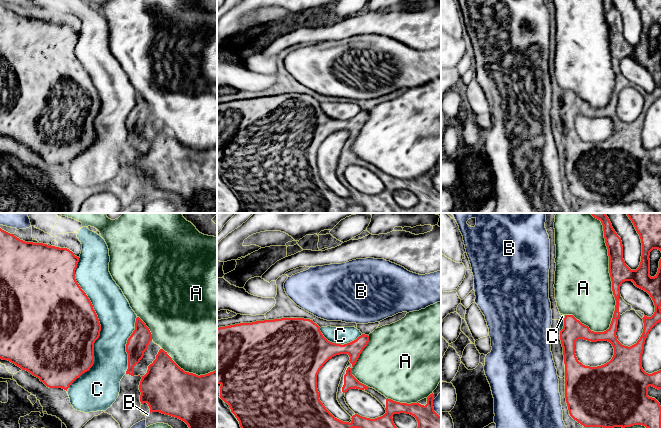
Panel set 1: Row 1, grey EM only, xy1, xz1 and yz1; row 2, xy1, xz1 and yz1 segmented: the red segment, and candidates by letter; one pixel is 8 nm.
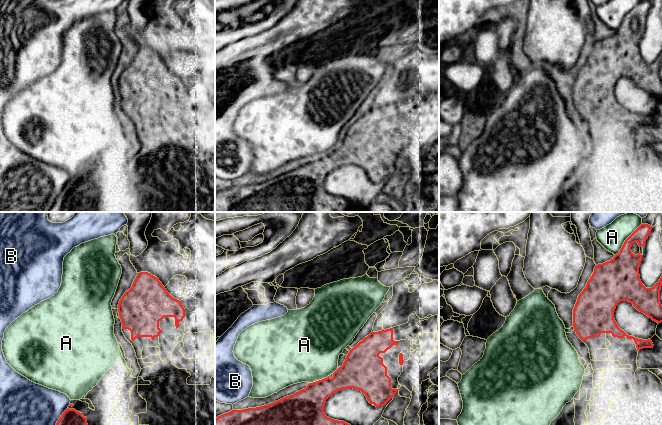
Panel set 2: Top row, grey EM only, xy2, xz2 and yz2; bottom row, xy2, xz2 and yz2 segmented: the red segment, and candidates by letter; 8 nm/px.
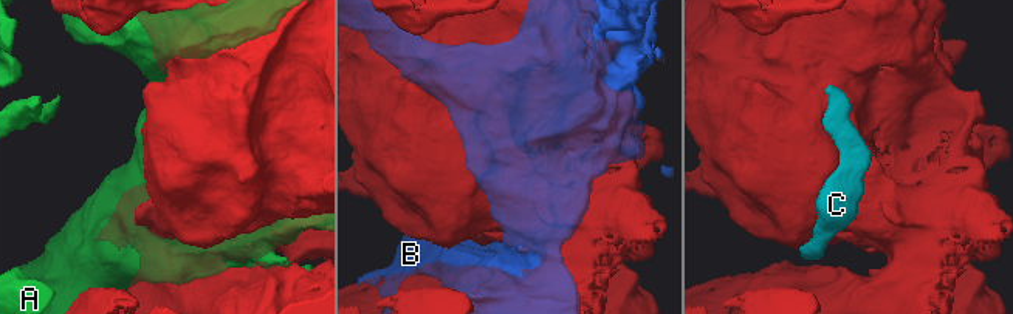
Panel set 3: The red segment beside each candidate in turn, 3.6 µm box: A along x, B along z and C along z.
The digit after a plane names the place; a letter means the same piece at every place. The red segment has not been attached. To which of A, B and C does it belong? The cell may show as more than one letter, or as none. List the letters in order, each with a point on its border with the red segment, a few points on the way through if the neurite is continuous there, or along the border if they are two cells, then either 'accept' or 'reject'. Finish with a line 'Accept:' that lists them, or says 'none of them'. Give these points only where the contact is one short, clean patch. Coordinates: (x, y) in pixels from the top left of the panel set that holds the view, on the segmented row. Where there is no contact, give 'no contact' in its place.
A: meets red in yz1 at (609, 271); reject
B: meets red in xy2 at (61, 416); reject
C: meets red in xy1 at (100, 326); reject
Accept: none of them

